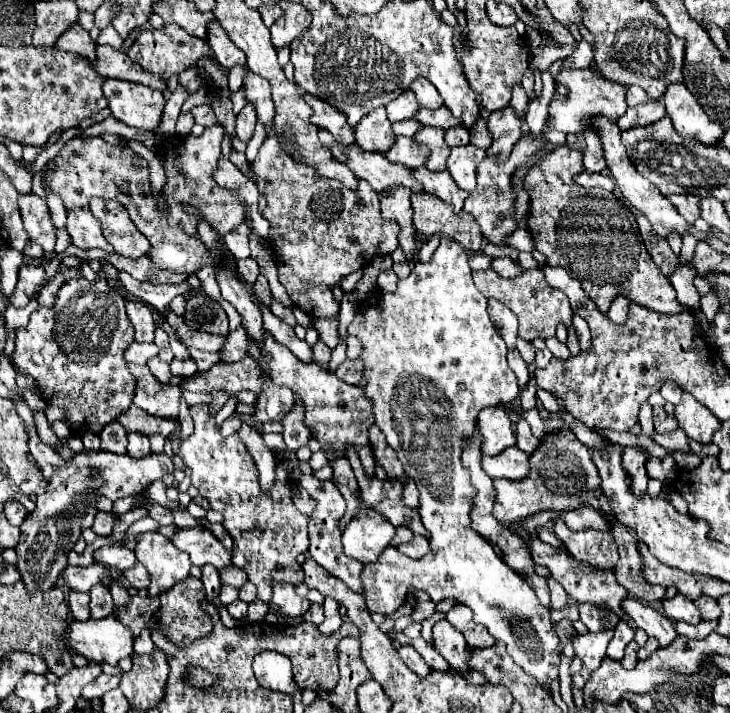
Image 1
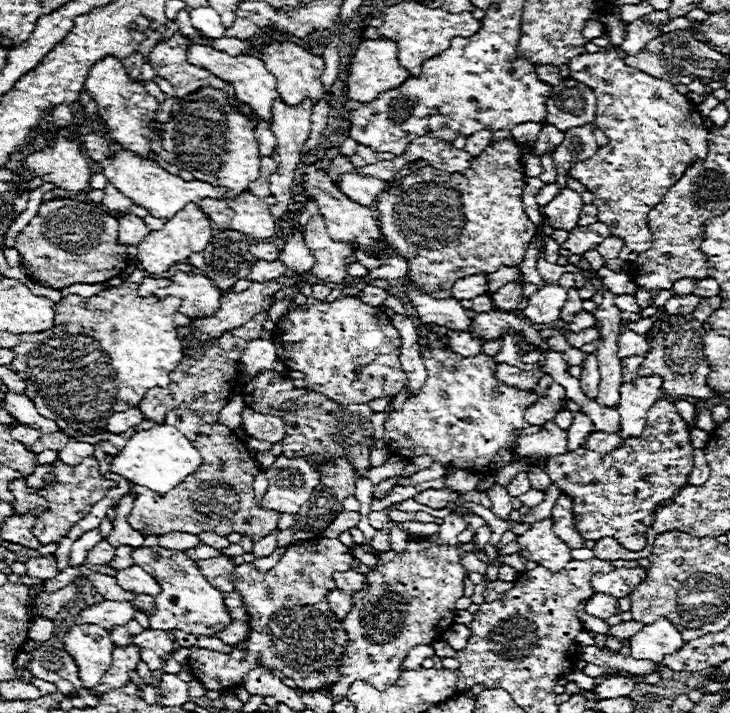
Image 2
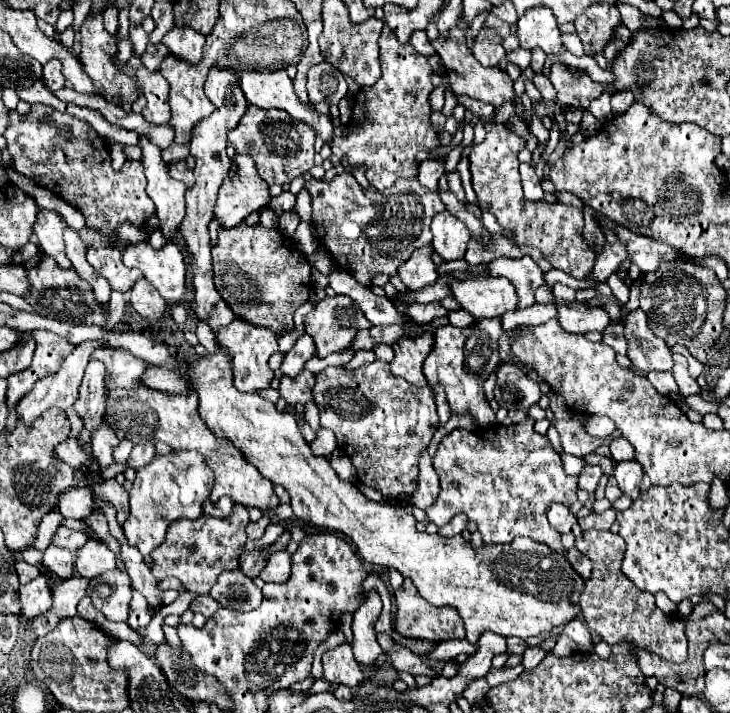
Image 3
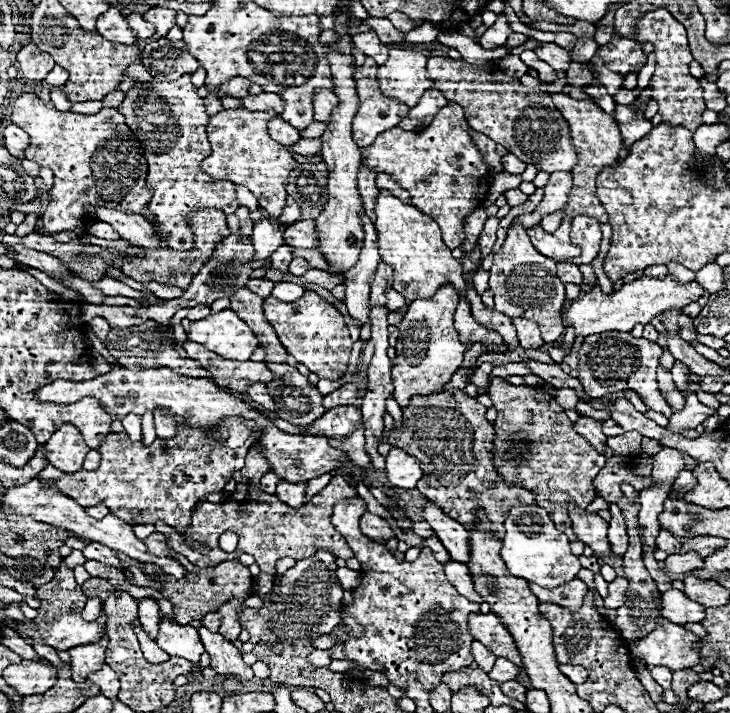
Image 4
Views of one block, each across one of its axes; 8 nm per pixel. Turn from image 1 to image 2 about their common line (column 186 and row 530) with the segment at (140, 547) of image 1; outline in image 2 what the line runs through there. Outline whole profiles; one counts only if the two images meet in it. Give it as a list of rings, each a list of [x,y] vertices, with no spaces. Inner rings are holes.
[[[562,494],[560,502],[556,502],[556,508],[552,510],[552,518],[556,520],[556,532],[568,540],[570,548],[584,548],[584,538],[578,536],[576,524],[574,524],[574,512],[572,512],[572,498],[568,494]]]

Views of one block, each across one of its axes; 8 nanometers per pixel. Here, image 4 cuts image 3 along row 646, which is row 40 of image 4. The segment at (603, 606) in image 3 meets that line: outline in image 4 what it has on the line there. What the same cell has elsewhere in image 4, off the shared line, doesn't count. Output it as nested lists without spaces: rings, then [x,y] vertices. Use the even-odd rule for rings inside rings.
[[[658,8],[656,12],[642,16],[636,30],[638,30],[638,38],[636,38],[638,42],[652,42],[656,46],[654,56],[656,56],[658,64],[656,64],[656,72],[650,80],[650,86],[654,88],[652,98],[658,102],[658,112],[662,114],[664,122],[668,122],[672,126],[684,126],[690,132],[694,132],[698,126],[704,124],[702,112],[706,110],[706,104],[704,104],[704,88],[700,86],[698,78],[690,76],[690,72],[688,72],[692,54],[688,48],[684,26],[680,22],[676,22],[666,8]]]

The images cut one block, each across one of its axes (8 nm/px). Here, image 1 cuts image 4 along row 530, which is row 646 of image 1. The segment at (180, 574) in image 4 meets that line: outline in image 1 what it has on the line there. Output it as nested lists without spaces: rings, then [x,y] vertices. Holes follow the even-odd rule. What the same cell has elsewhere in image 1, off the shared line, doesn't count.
[[[116,614],[104,616],[100,620],[90,618],[86,622],[70,624],[64,642],[68,644],[70,652],[98,664],[108,662],[116,666],[122,658],[134,652],[134,634],[116,618]]]

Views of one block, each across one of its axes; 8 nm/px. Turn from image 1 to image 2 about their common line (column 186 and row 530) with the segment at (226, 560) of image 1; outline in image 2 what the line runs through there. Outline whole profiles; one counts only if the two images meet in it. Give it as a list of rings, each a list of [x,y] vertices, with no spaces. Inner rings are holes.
[[[552,518],[534,522],[530,530],[518,538],[518,544],[524,558],[538,562],[552,572],[558,572],[564,564],[568,564],[568,560],[572,560],[570,546],[554,534]]]

